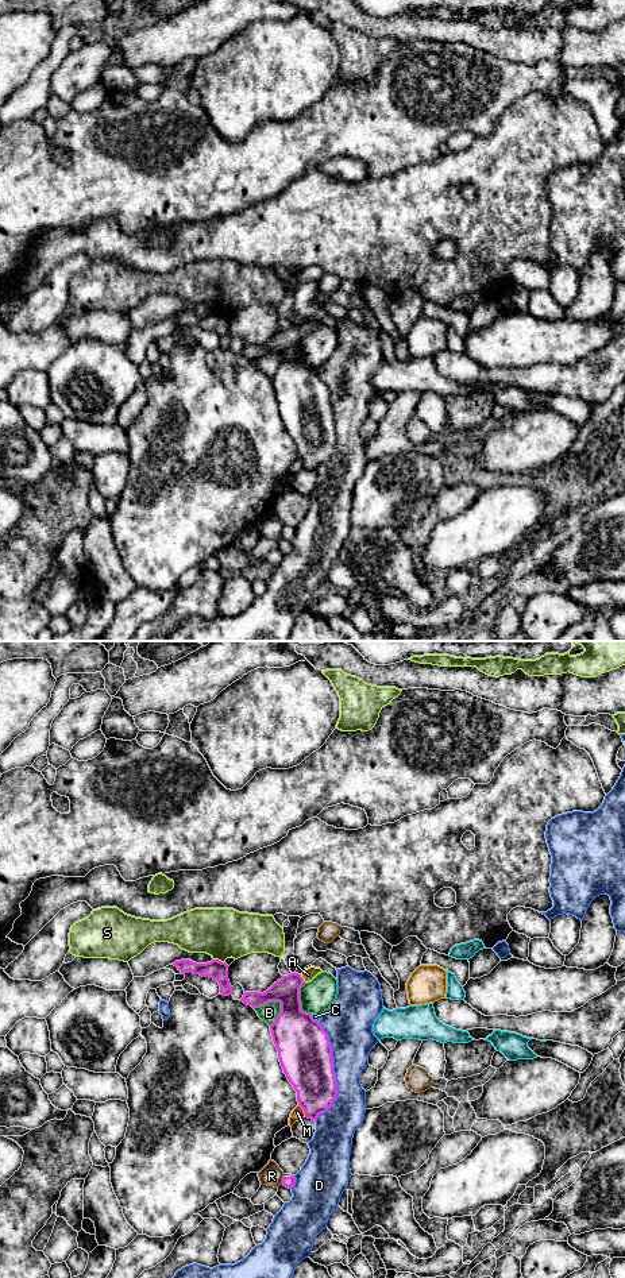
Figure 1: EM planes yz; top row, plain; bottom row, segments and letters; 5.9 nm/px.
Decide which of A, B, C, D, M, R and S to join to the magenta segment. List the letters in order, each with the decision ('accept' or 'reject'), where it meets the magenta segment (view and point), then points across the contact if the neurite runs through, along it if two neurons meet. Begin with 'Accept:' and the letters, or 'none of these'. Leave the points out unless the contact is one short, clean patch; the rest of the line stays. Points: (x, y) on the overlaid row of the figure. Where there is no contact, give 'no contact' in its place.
Accept: A
A: accept | yz (303, 979) | across yz (286, 991), (303, 979), (308, 975)
B: reject | yz (267, 1002)
C: reject | yz (313, 1019)
D: reject | yz (334, 1073)
M: reject | yz (303, 1108)
R: reject | yz (282, 1181)
S: reject | yz (218, 960)

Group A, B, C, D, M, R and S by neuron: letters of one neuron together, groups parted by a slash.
A / B / C / D / M / R / S

